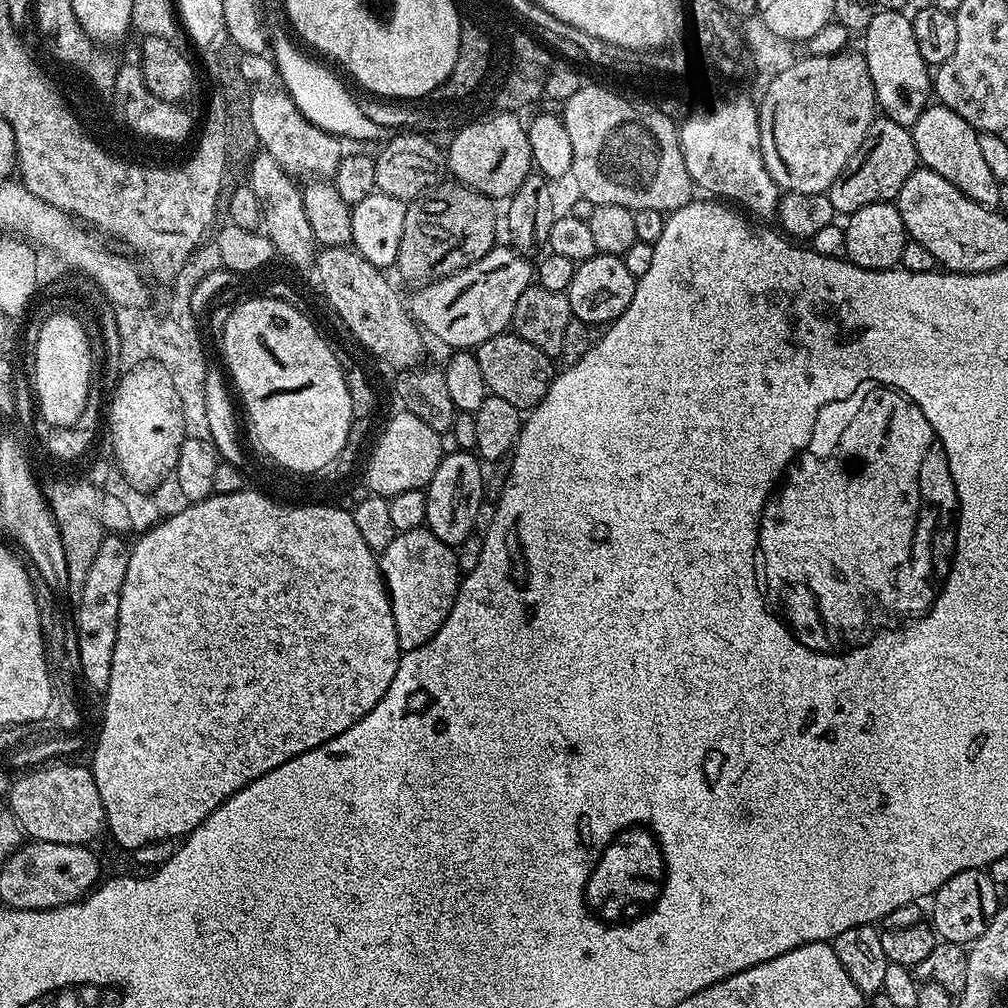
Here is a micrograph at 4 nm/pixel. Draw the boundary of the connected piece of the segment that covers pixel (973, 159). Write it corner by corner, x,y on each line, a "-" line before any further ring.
939,102
929,103
916,121
911,124
912,137
916,147
916,159
934,174
946,178
950,186
957,188
962,195
978,202
983,208
999,209
1001,181
994,178
978,146
980,132
973,128
962,114
950,110

